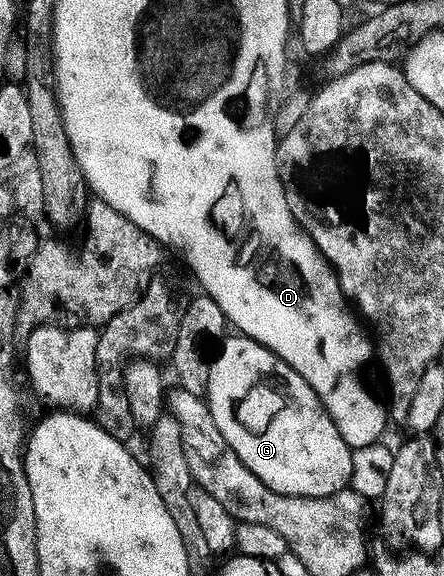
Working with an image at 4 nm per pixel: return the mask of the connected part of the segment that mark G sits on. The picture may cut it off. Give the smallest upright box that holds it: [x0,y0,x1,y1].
[206,338,353,499]

